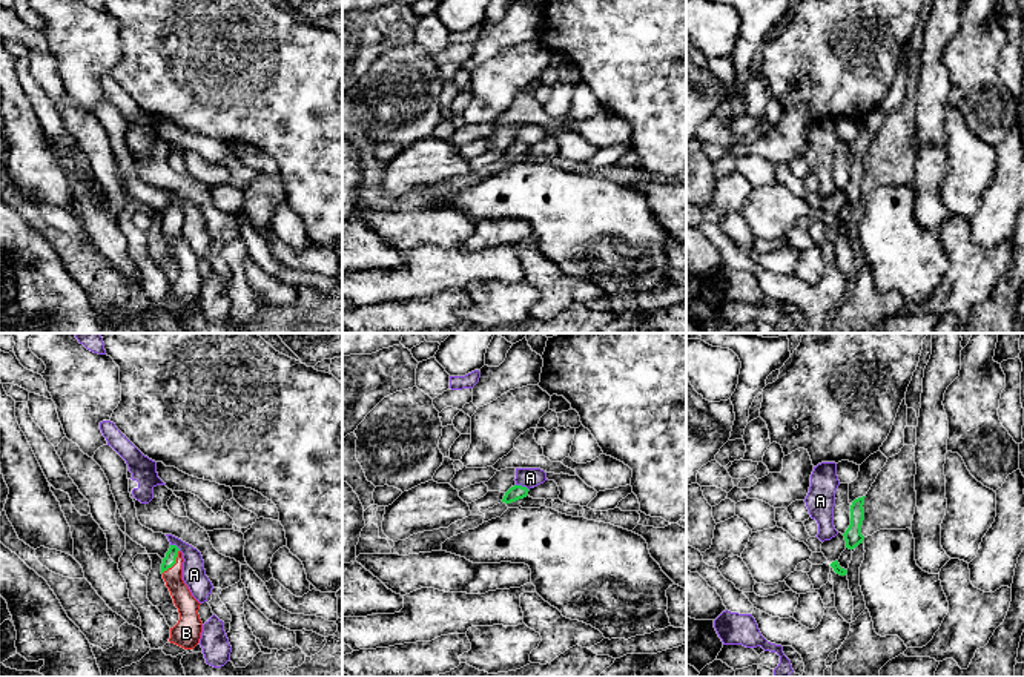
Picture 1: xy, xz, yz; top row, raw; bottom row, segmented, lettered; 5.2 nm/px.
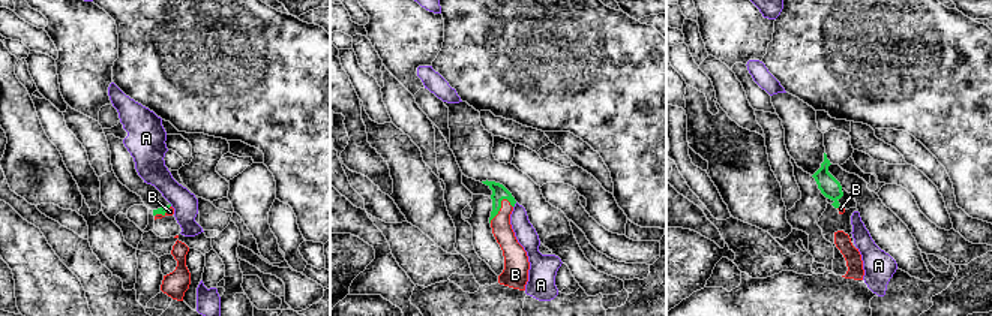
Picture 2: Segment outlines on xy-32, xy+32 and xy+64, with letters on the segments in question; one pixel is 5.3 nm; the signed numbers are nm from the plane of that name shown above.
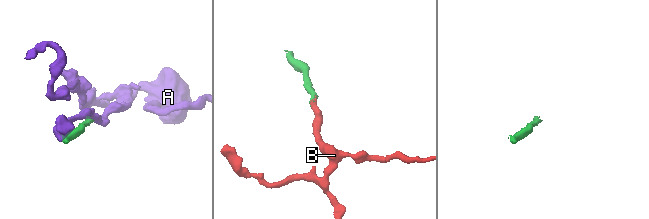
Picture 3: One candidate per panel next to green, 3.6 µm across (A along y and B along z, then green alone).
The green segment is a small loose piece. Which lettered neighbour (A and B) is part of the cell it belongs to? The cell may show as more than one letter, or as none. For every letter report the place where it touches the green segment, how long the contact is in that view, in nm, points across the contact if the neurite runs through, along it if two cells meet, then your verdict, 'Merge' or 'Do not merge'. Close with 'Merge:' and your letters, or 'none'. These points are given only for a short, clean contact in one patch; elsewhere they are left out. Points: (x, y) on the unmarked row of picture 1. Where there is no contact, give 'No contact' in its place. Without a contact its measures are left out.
A: Touches green at xz (521, 142). Shared border 80 nm. Boundary: xz (516, 140), (528, 146). Do not merge
B: Touches green at xy (174, 220). Shared border 160 nm. Path across: xy (169, 217), (174, 220), (174, 238), (188, 261). Merge
Merge: B

